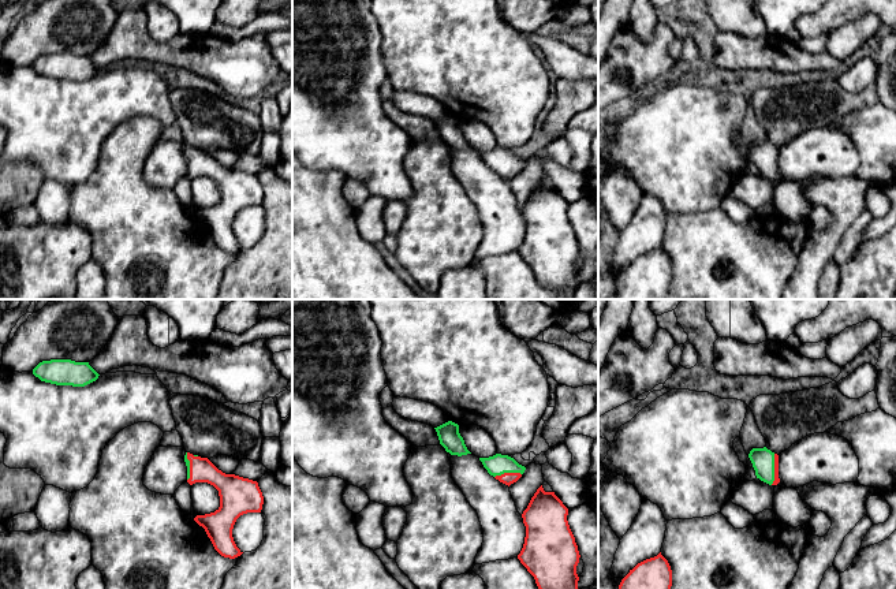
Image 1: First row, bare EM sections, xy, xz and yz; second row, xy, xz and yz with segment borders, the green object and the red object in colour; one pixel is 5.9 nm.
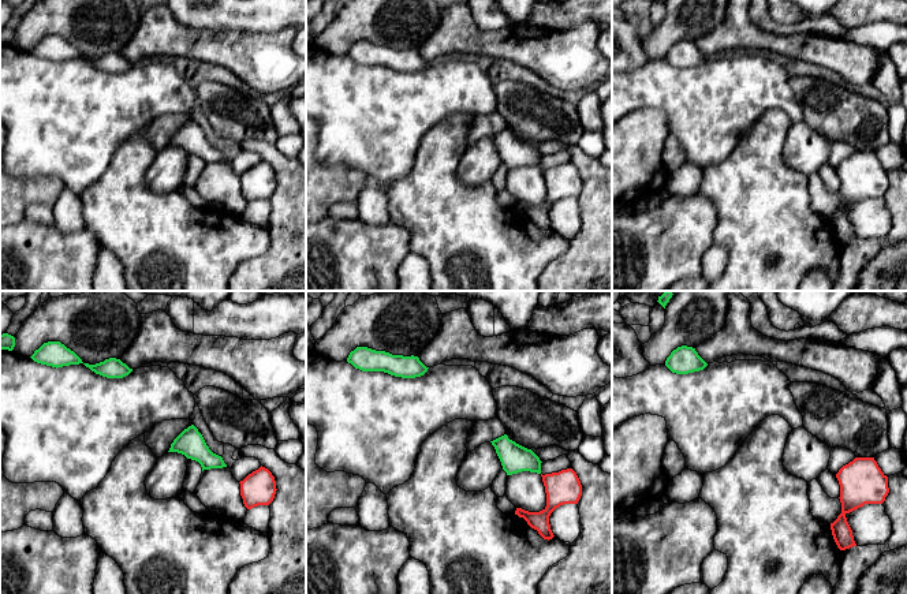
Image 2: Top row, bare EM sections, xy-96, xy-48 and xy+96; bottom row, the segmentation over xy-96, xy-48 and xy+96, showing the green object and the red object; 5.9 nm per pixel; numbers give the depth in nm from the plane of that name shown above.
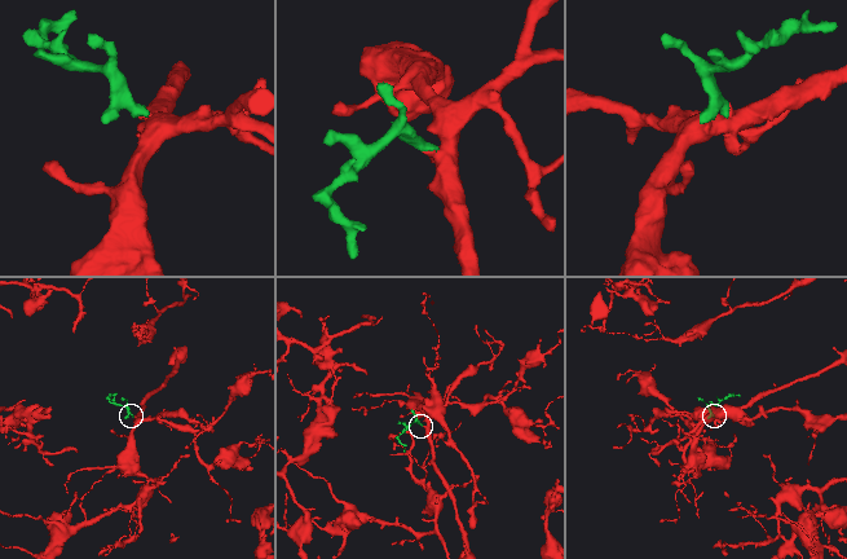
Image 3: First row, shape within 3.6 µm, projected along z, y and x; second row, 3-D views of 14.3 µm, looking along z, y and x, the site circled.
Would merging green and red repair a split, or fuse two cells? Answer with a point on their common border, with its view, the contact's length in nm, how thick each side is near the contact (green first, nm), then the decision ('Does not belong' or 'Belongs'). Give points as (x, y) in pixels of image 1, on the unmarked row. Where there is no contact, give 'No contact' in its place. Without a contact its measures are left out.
Touches green at yz (773, 163). Shared border 190 nm. Thickness 140 nm (green) against 40 nm. Belongs

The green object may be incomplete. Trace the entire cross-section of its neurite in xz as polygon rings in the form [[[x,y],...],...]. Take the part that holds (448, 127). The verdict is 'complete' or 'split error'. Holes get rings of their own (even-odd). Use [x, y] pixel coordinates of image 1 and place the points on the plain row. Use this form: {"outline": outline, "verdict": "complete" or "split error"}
{"outline": [[[448,115],[434,123],[437,126],[440,138],[445,142],[447,146],[458,150],[471,148],[459,127],[458,118]]], "verdict": "complete"}

